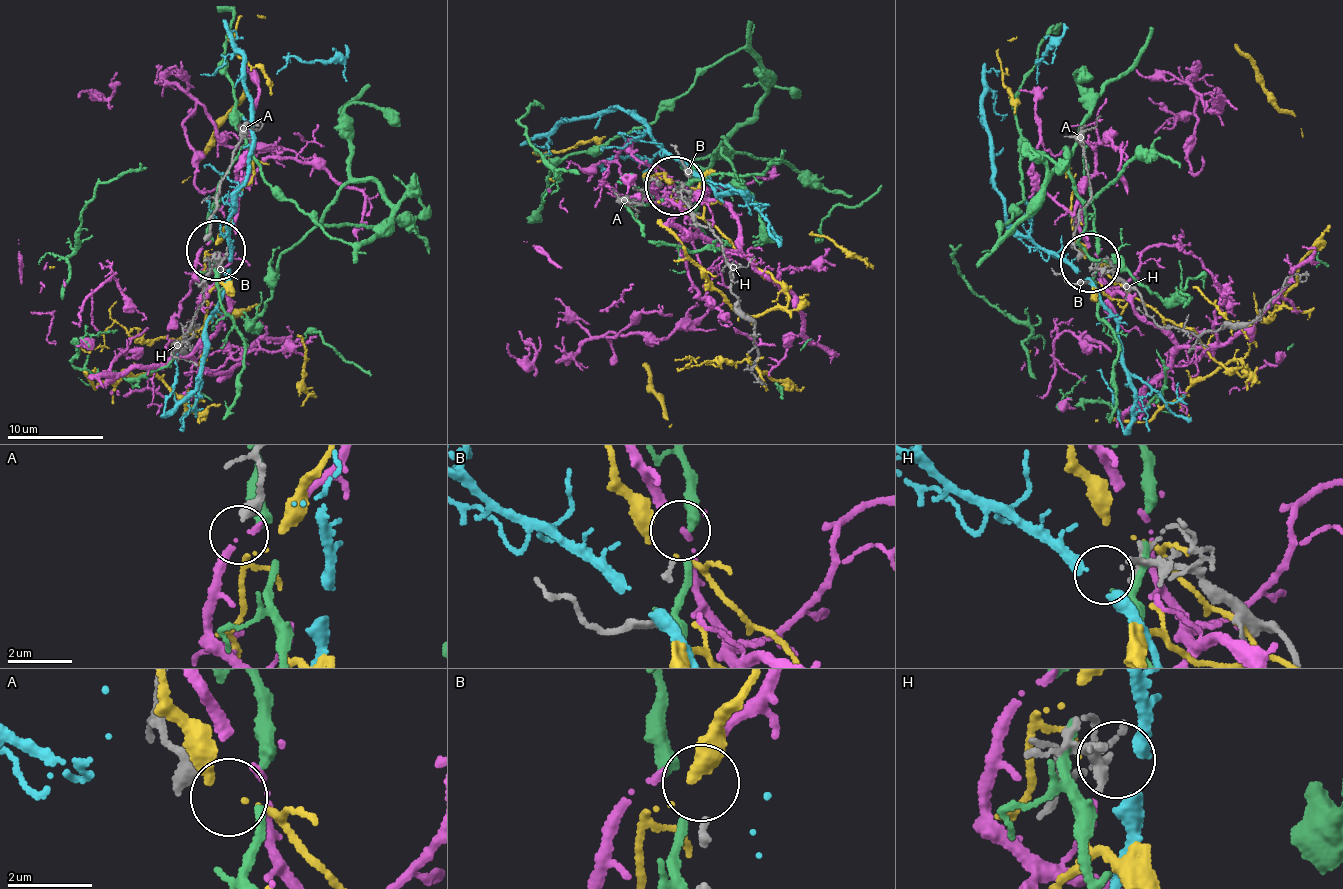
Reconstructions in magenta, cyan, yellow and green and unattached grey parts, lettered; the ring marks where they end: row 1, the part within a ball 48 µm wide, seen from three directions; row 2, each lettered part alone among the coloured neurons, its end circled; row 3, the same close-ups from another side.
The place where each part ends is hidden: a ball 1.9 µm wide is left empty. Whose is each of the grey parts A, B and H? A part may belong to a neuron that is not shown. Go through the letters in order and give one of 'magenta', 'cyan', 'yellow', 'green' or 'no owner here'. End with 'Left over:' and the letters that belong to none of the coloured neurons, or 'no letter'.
A: no owner here
B: magenta
H: cyan
Left over: A

